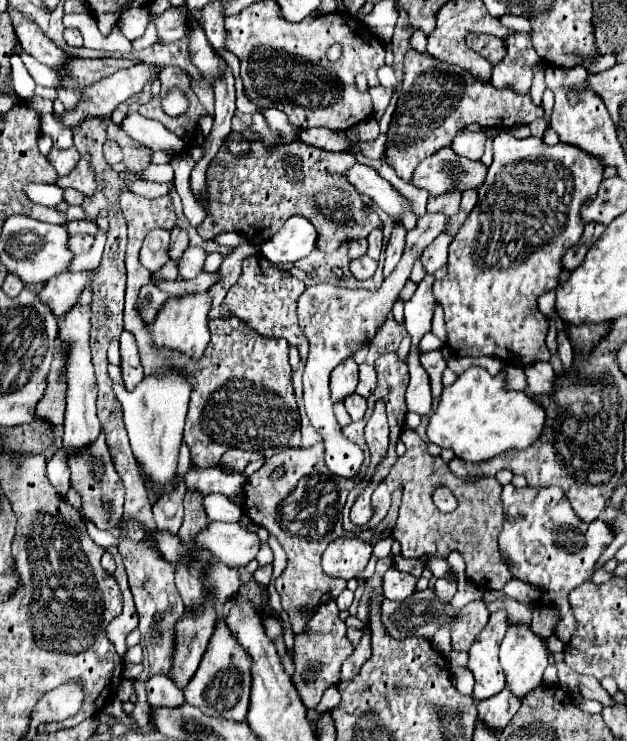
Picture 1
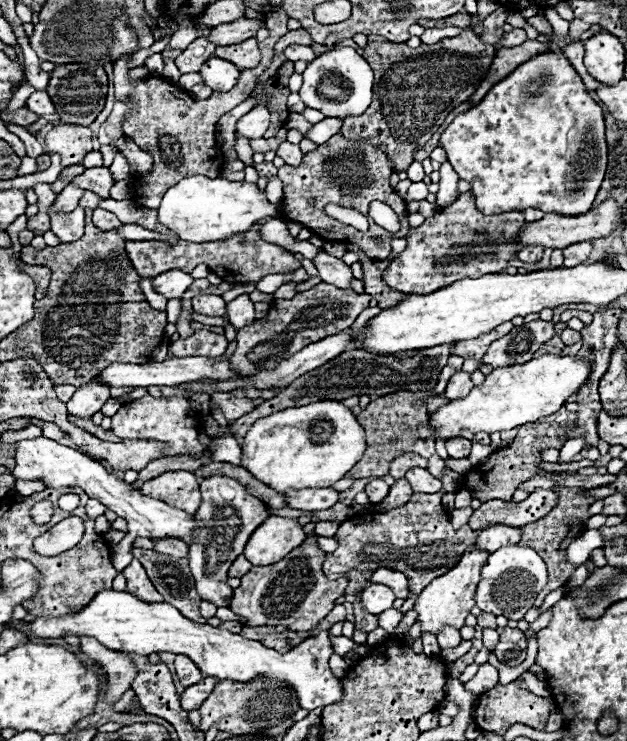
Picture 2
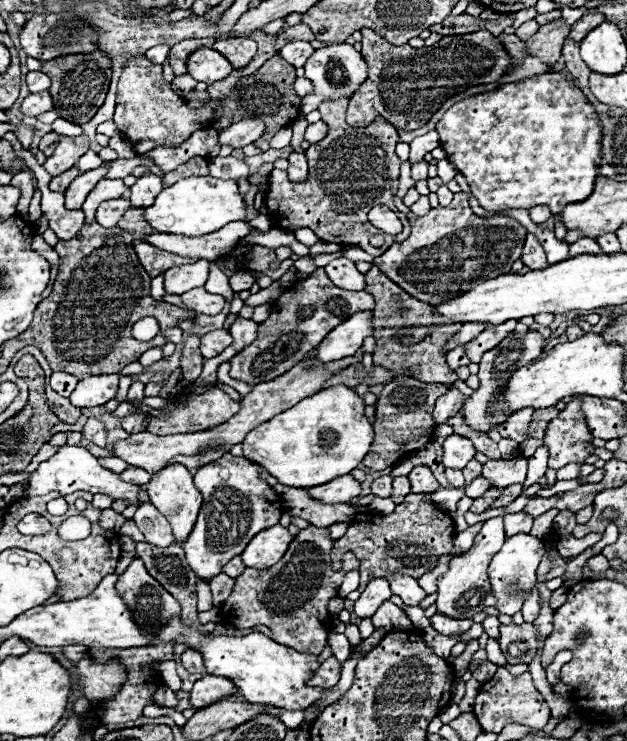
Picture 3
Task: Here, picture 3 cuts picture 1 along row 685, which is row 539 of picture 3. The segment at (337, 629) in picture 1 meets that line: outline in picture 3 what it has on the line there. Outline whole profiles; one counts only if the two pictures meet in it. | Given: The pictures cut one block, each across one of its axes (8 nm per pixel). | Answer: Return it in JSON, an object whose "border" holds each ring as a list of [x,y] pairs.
{"border":[[[308,524],[308,528],[300,530],[290,542],[284,558],[278,564],[270,566],[268,570],[246,568],[236,578],[234,590],[222,604],[222,620],[234,628],[252,628],[264,624],[270,628],[276,642],[298,652],[320,654],[326,646],[326,636],[330,630],[326,604],[330,598],[338,596],[344,574],[360,566],[356,556],[346,552],[342,556],[342,568],[332,570],[332,548],[334,540],[330,538],[330,528],[316,528]]]}

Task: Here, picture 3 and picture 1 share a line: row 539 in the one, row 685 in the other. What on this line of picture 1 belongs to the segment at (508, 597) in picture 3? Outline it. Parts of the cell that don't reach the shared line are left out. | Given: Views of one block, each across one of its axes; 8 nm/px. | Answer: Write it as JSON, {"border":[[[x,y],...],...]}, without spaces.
{"border":[[[512,624],[500,646],[500,664],[506,672],[506,686],[512,688],[514,696],[526,696],[532,688],[540,686],[544,668],[548,666],[548,644],[538,636],[530,624]]]}

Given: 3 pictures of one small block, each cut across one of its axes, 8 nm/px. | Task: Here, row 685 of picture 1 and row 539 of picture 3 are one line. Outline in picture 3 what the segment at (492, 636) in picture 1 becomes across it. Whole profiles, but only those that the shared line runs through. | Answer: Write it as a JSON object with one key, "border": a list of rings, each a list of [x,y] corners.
{"border":[[[496,516],[486,520],[482,530],[478,532],[472,548],[450,562],[450,570],[438,580],[438,600],[436,600],[436,610],[450,616],[450,618],[472,618],[480,610],[488,606],[496,606],[496,598],[492,596],[492,586],[488,580],[488,564],[492,556],[502,548],[506,540],[504,534],[504,516]]]}

